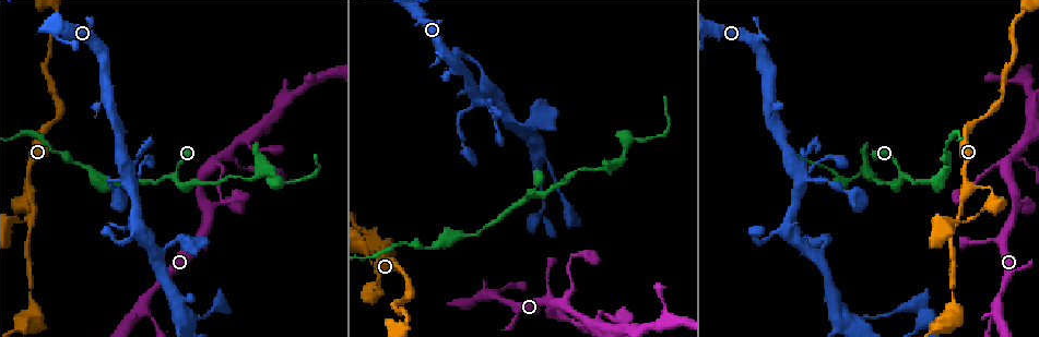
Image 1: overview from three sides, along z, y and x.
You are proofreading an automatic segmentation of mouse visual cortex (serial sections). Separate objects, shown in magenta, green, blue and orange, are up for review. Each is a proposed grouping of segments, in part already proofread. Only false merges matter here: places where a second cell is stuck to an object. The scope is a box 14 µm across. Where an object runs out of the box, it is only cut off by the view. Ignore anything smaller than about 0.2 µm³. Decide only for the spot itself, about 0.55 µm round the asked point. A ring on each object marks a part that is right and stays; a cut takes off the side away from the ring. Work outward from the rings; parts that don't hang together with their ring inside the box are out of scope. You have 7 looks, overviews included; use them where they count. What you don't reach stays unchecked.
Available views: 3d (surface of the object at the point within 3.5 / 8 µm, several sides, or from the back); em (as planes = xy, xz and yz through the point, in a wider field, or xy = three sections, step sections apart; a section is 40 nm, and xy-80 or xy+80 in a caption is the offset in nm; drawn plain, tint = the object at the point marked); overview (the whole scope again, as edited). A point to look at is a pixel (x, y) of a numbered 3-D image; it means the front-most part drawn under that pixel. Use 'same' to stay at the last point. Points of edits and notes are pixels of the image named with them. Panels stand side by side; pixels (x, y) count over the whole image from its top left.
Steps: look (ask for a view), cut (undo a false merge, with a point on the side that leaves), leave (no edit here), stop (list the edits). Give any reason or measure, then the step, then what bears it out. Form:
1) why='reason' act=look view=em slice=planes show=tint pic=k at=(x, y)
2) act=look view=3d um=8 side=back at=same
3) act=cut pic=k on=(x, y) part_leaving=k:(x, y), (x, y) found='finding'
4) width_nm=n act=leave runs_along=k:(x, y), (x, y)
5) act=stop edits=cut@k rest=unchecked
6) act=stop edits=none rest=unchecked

why='sudden change in width' act=look view=3d um=3.5 pic=1 at=(903, 175)

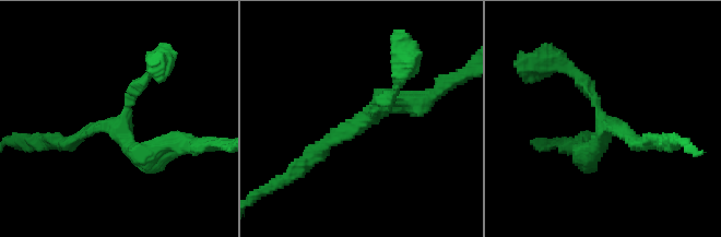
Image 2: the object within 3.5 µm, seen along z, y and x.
act=look view=em slice=xy step=2 show=tint pic=2 at=(122, 125)

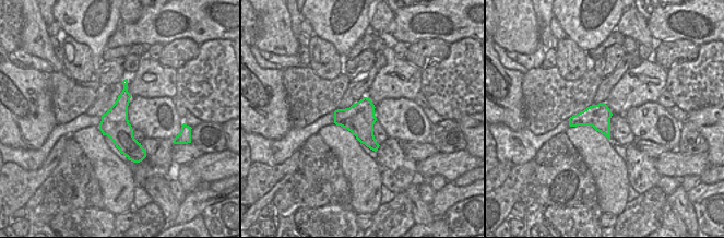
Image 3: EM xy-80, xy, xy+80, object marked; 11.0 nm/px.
act=leave runs_along=2:(568, 70), (601, 114), (588, 143) found='all the same cell'

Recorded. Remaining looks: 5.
why='sharp bend' act=look view=3d um=8 pic=1 at=(139, 228)

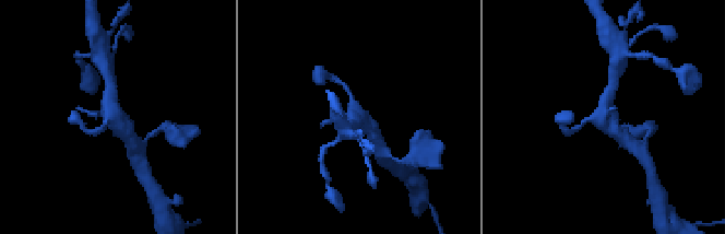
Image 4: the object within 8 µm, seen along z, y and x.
why='closer look' act=look view=3d um=3.5 pic=4 at=(360, 114)

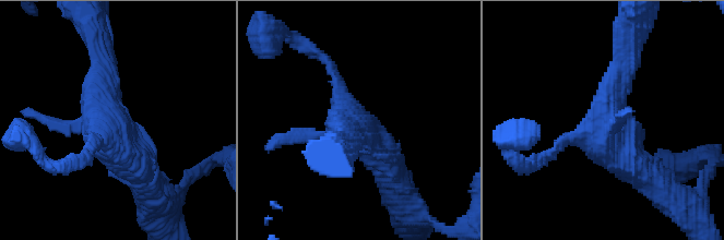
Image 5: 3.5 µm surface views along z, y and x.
act=look view=em slice=xy step=2 show=tint pic=5 at=(598, 135)

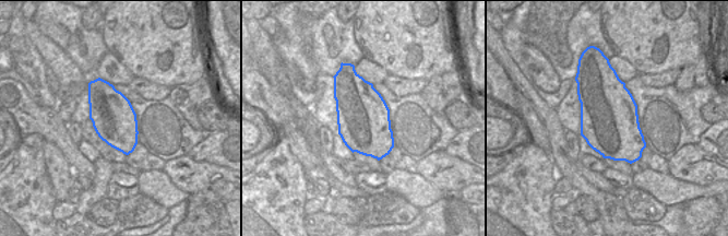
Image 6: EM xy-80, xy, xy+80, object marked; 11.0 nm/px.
act=leave found='all the same cell'

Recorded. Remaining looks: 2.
why='arms part here' act=look view=3d um=3.5 pic=1 at=(837, 306)

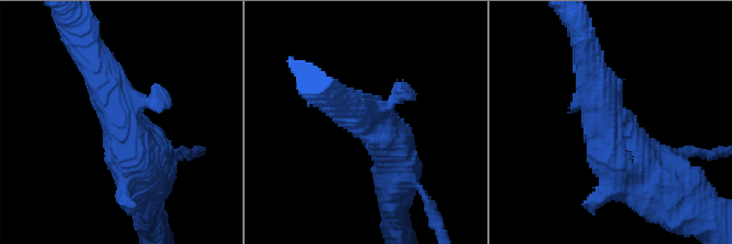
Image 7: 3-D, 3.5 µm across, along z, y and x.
why='shape alone is not enough' act=look view=em slice=xy step=1 show=tint pic=7 at=(365, 120)

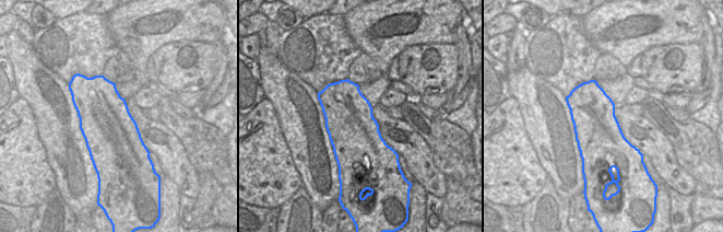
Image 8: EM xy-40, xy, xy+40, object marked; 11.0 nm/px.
width_nm=550 act=leave runs_along=7:(89, 56), (150, 166) found='one cell here'

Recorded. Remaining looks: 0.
act=stop edits=none rest=unchecked

